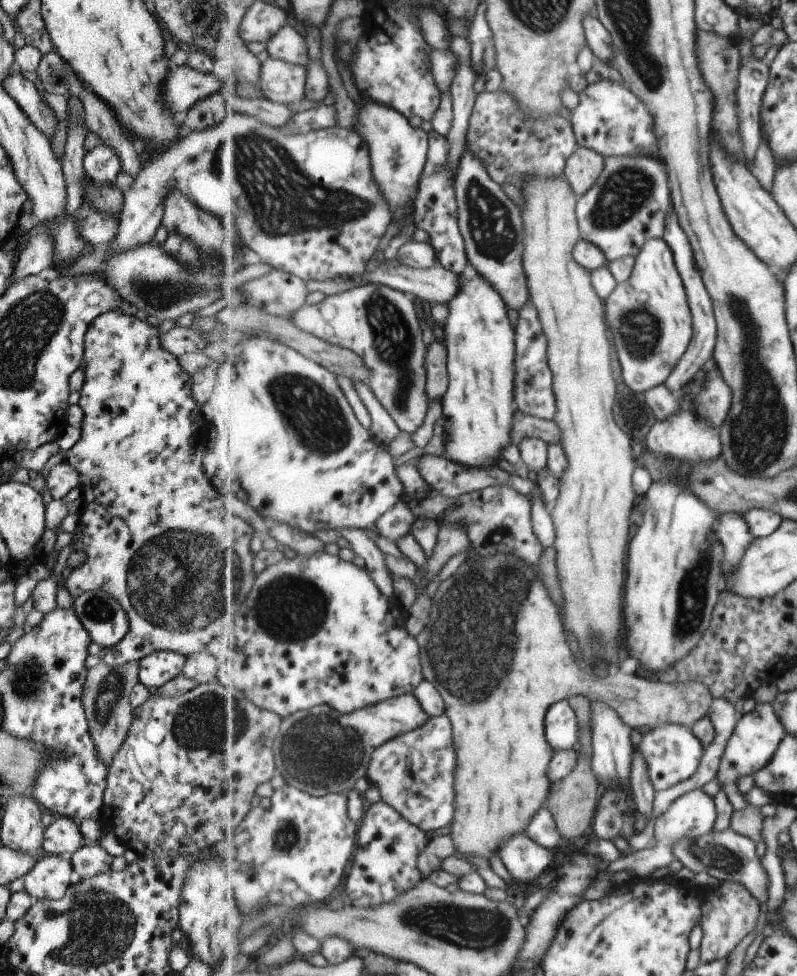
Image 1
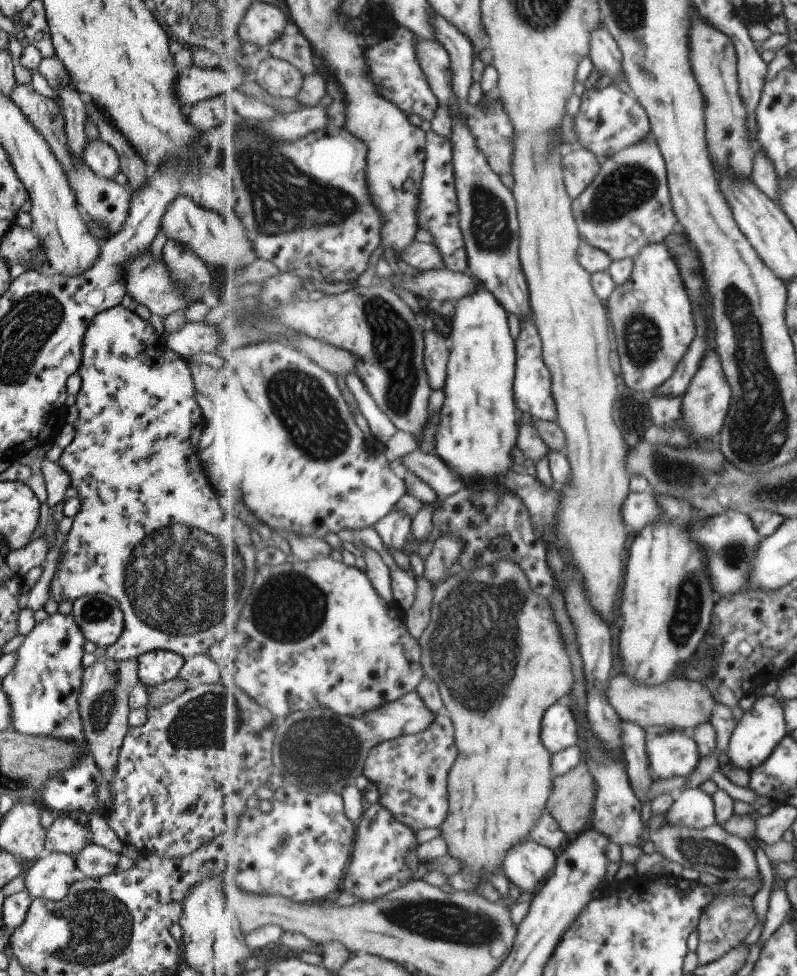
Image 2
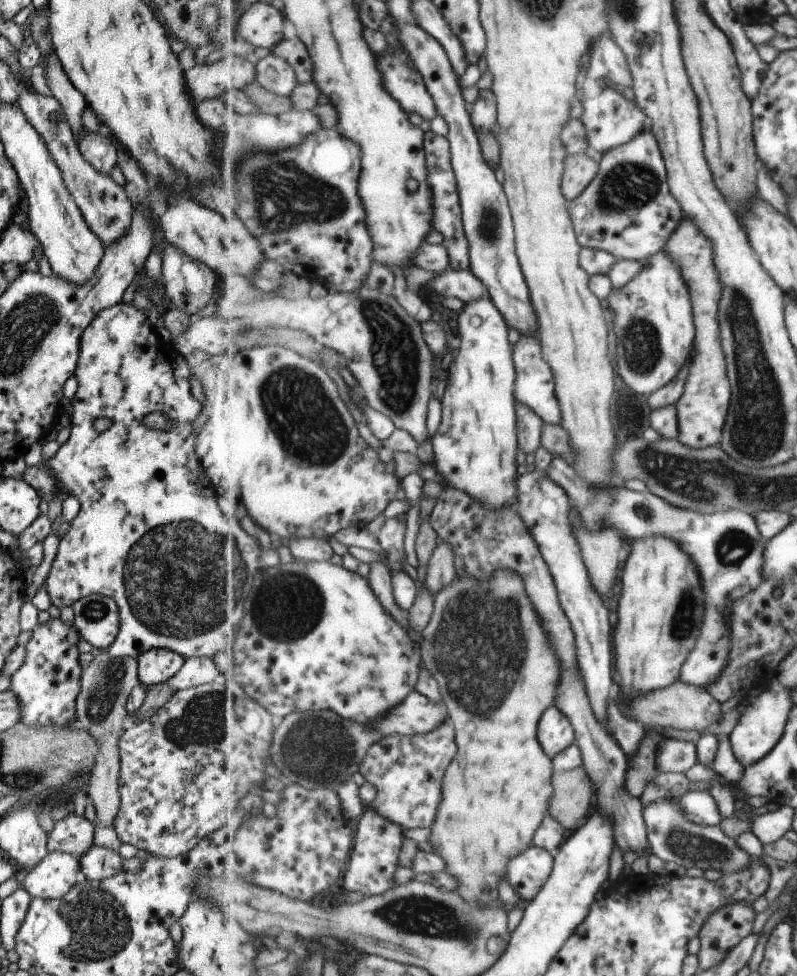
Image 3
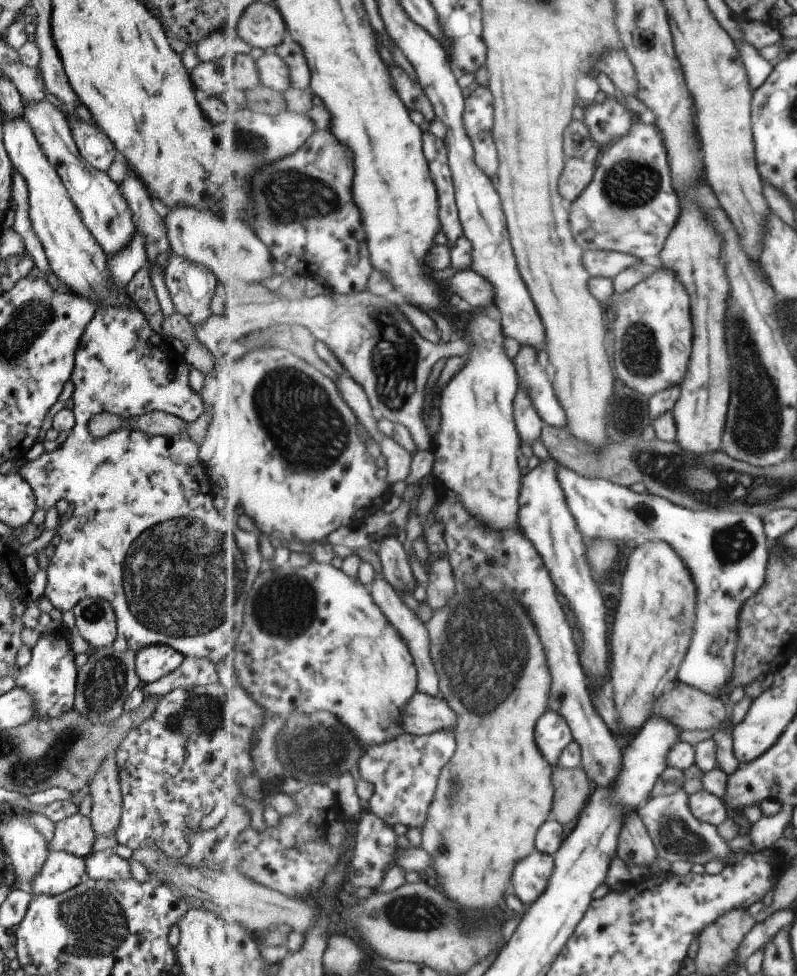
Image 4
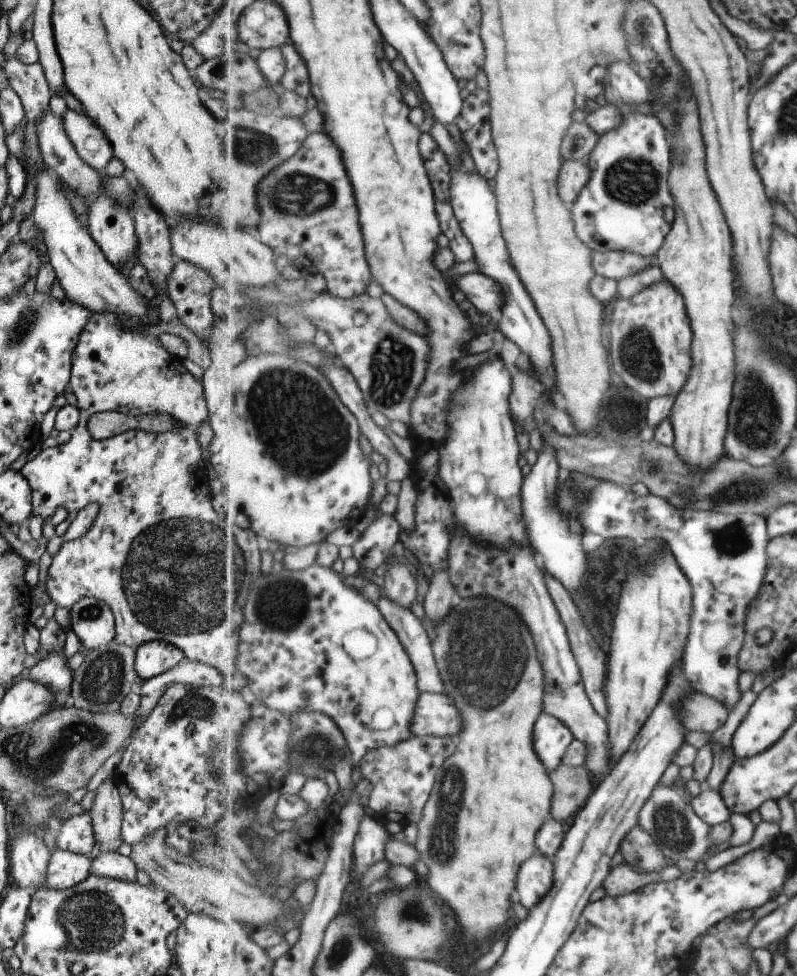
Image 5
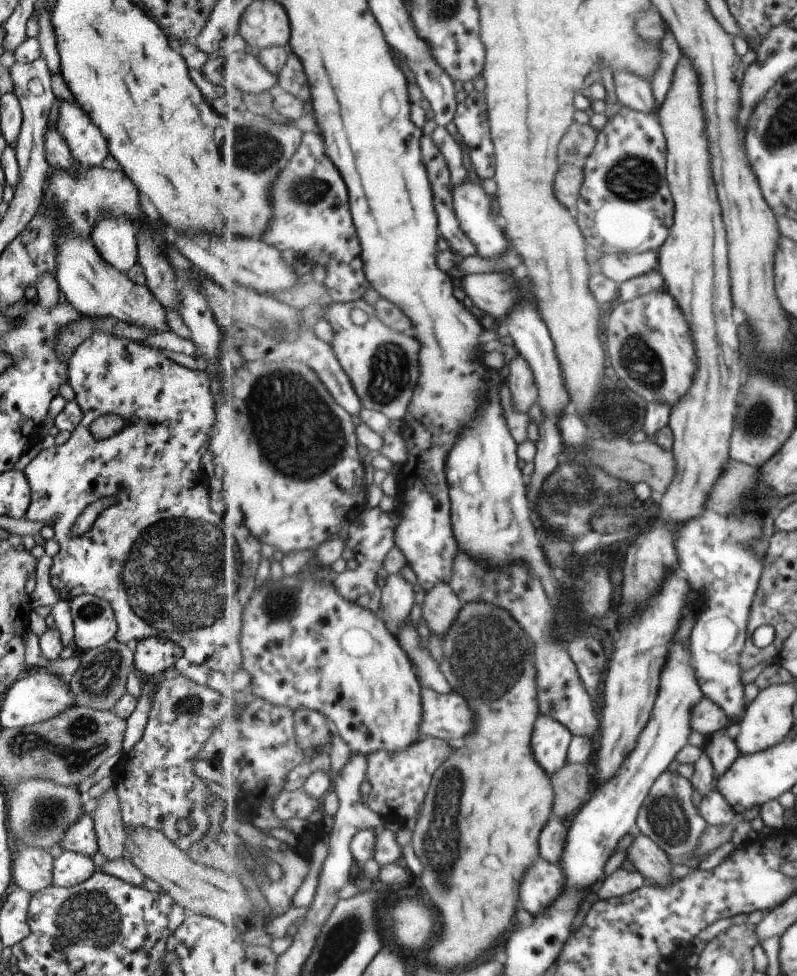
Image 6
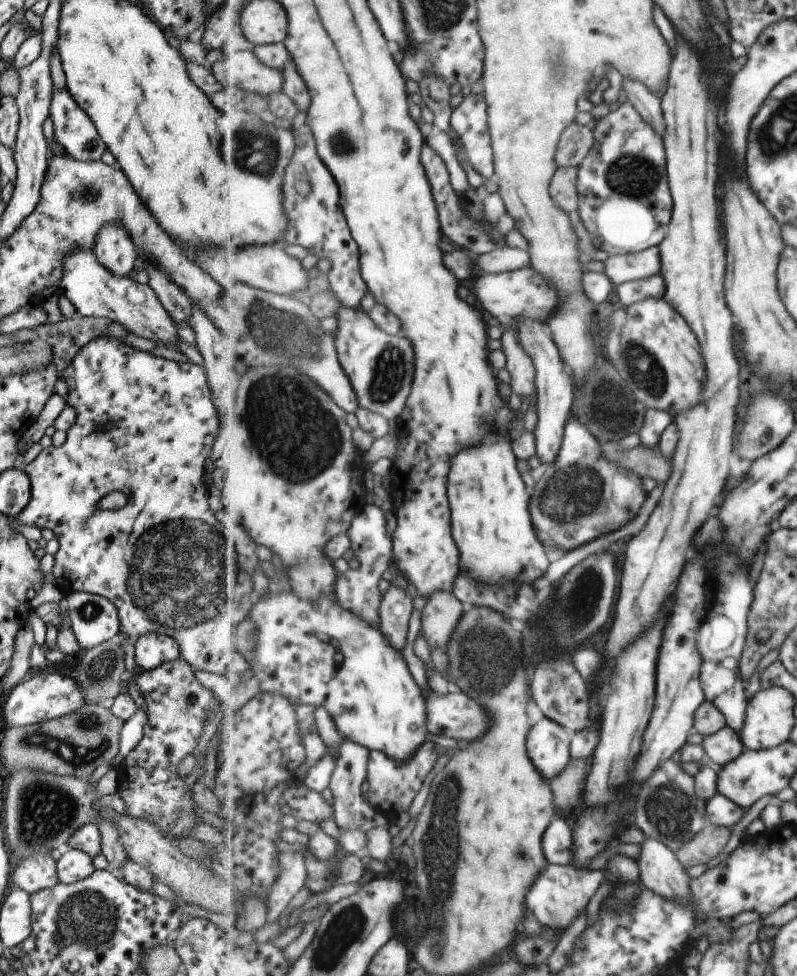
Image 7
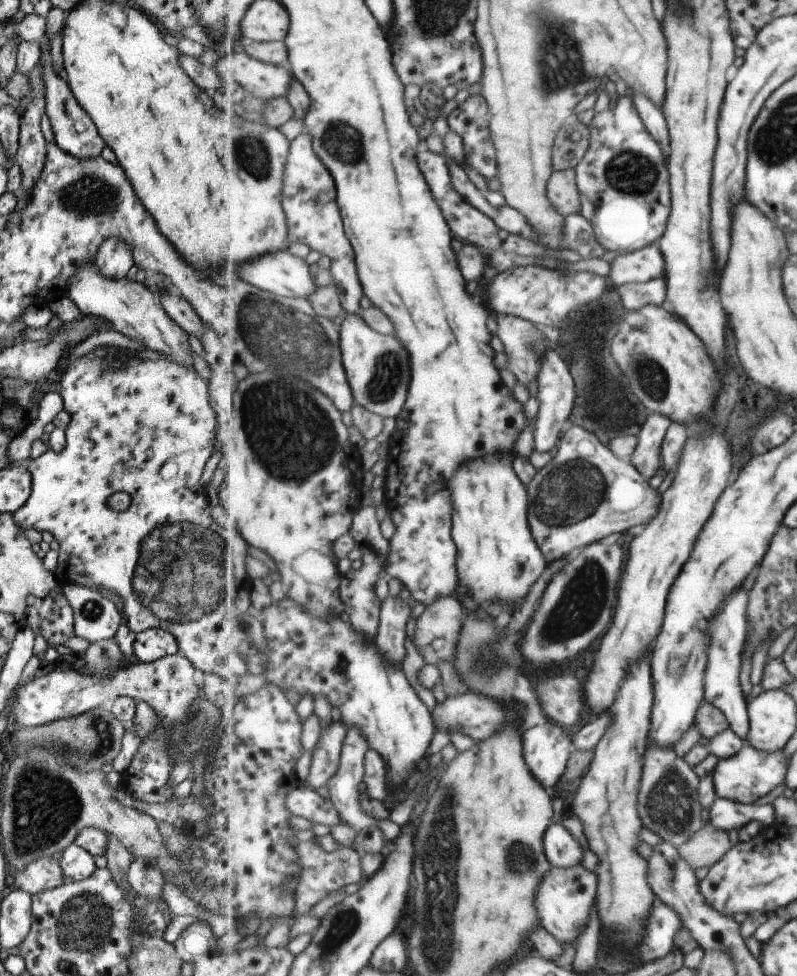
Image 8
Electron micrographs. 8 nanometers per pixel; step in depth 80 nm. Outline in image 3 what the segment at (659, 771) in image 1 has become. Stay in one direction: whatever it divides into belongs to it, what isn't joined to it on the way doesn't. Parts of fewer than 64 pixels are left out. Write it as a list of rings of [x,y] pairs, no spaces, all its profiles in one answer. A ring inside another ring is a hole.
[[[667,740],[658,753],[658,768],[663,772],[689,772],[698,762],[697,745],[690,741]]]

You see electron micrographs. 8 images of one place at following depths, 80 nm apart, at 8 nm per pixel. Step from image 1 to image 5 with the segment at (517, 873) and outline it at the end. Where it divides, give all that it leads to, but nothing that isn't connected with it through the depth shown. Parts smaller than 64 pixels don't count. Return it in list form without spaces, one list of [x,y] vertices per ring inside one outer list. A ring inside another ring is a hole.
[[[537,850],[520,869],[517,878],[517,895],[525,908],[534,910],[553,888],[555,880],[554,860]]]

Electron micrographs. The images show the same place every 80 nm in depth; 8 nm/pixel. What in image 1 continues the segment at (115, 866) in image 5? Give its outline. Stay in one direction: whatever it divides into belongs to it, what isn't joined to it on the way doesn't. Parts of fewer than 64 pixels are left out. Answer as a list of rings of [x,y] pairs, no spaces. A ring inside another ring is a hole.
[[[97,843],[83,844],[76,851],[72,852],[70,859],[72,870],[81,879],[88,879],[92,876],[109,871],[112,856],[109,856]]]

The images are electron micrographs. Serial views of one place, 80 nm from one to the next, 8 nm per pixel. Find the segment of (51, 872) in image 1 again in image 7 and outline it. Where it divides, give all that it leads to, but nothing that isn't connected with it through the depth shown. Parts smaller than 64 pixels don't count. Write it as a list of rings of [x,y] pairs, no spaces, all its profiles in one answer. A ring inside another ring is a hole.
[[[66,848],[56,861],[58,882],[69,884],[89,876],[93,871],[91,857],[77,849]]]

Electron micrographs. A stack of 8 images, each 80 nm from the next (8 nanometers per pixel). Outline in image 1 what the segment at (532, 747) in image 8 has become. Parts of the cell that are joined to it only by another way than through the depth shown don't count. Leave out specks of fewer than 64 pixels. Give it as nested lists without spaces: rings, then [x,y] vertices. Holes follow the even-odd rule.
[[[568,699],[556,702],[548,710],[546,737],[555,752],[578,748],[580,742],[578,716]]]

